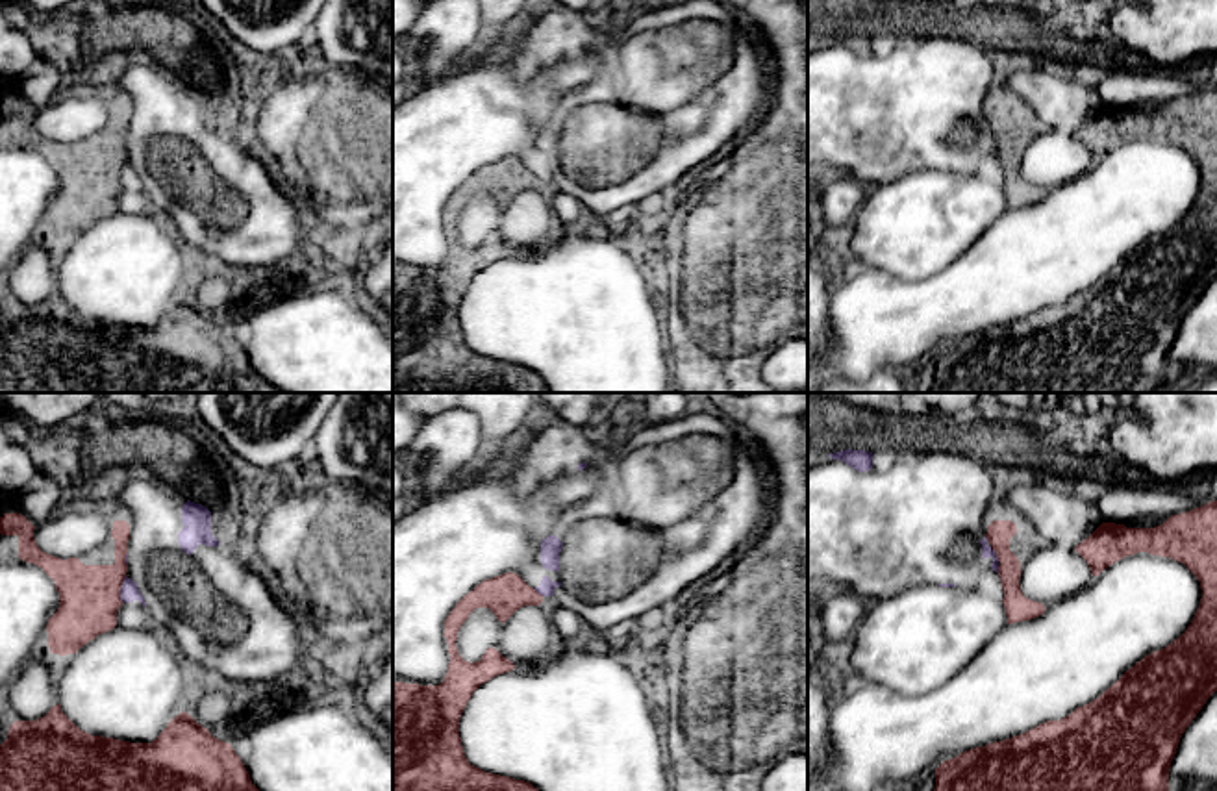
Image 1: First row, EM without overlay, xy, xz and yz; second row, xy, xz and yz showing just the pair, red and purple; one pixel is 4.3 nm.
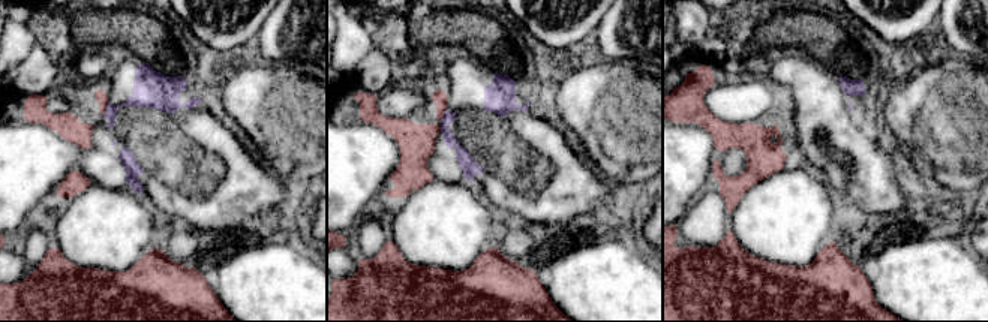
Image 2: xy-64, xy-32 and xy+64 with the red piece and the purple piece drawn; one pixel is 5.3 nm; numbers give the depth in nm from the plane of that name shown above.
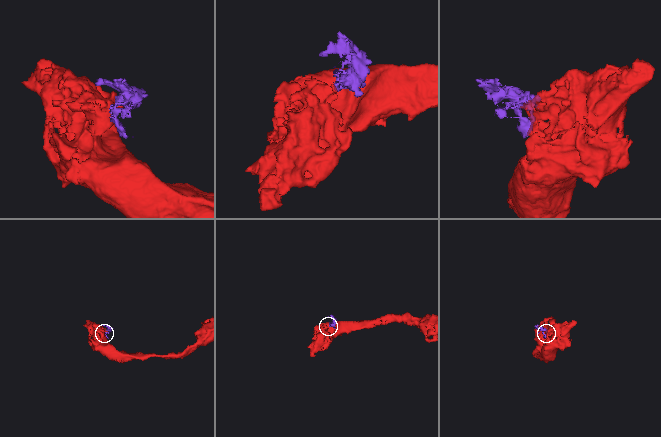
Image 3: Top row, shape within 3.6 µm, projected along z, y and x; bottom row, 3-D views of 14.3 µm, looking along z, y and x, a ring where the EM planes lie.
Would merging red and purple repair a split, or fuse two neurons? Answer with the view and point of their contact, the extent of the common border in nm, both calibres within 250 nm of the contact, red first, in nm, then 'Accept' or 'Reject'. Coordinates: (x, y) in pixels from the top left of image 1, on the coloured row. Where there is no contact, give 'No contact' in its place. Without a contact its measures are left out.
Touches red at xy (119, 590). Shared border 110 nm. Thickness 280 nm (red) against 80 nm. Reject

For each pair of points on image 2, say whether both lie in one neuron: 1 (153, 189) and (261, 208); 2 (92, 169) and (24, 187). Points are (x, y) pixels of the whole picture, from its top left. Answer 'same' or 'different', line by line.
1: same
2: same

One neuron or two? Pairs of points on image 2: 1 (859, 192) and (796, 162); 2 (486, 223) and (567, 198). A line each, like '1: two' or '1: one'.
1: two
2: two

